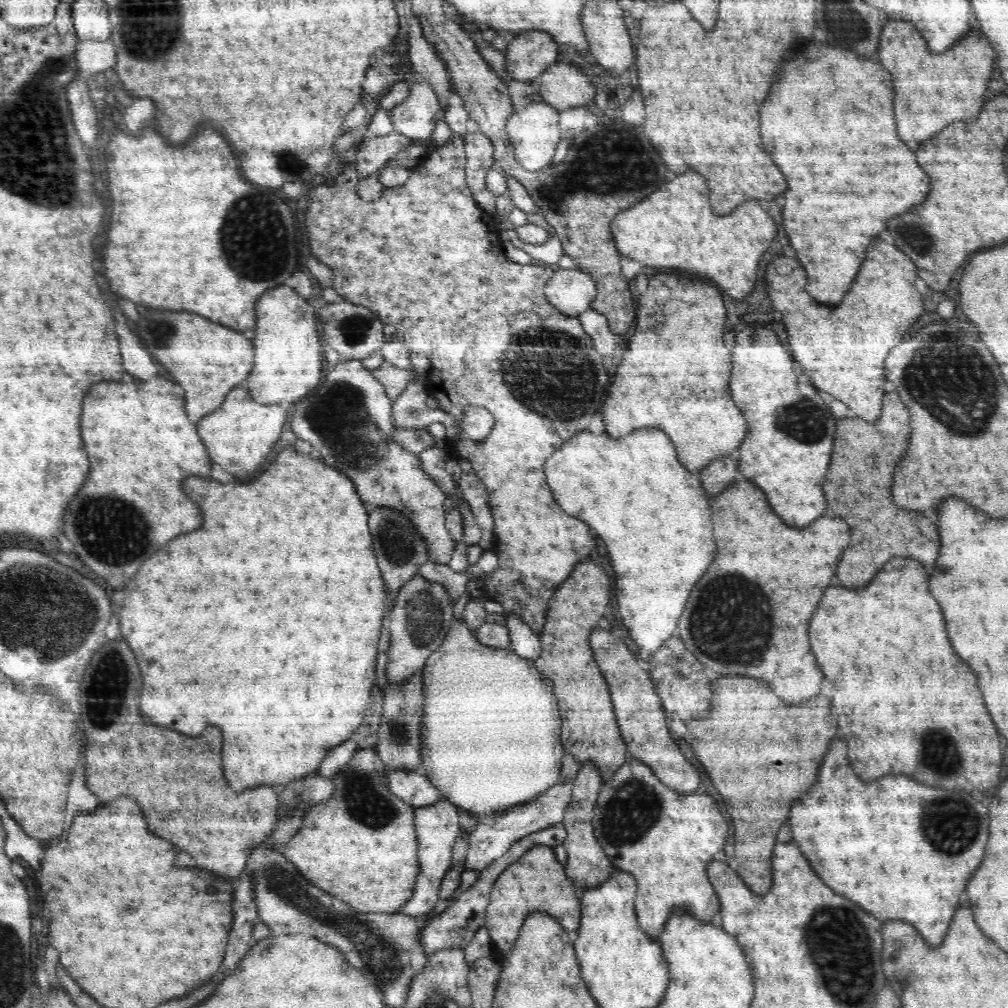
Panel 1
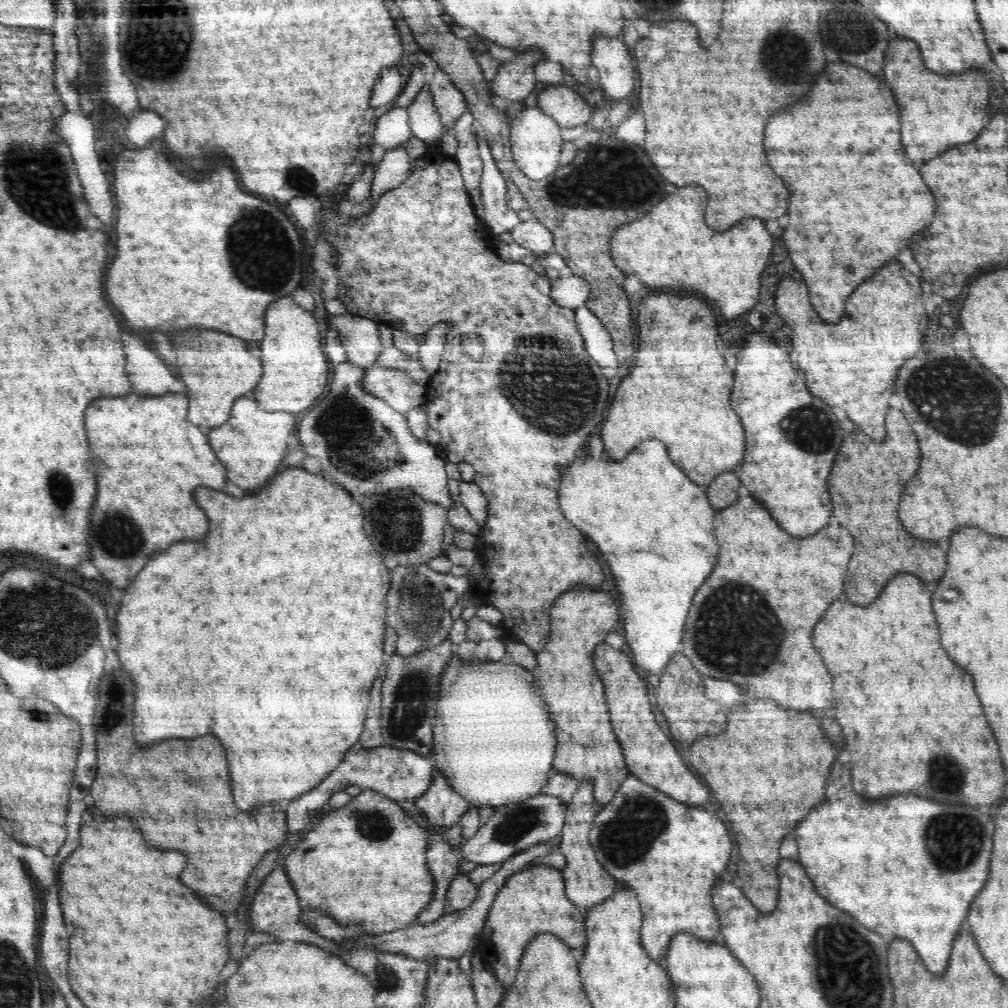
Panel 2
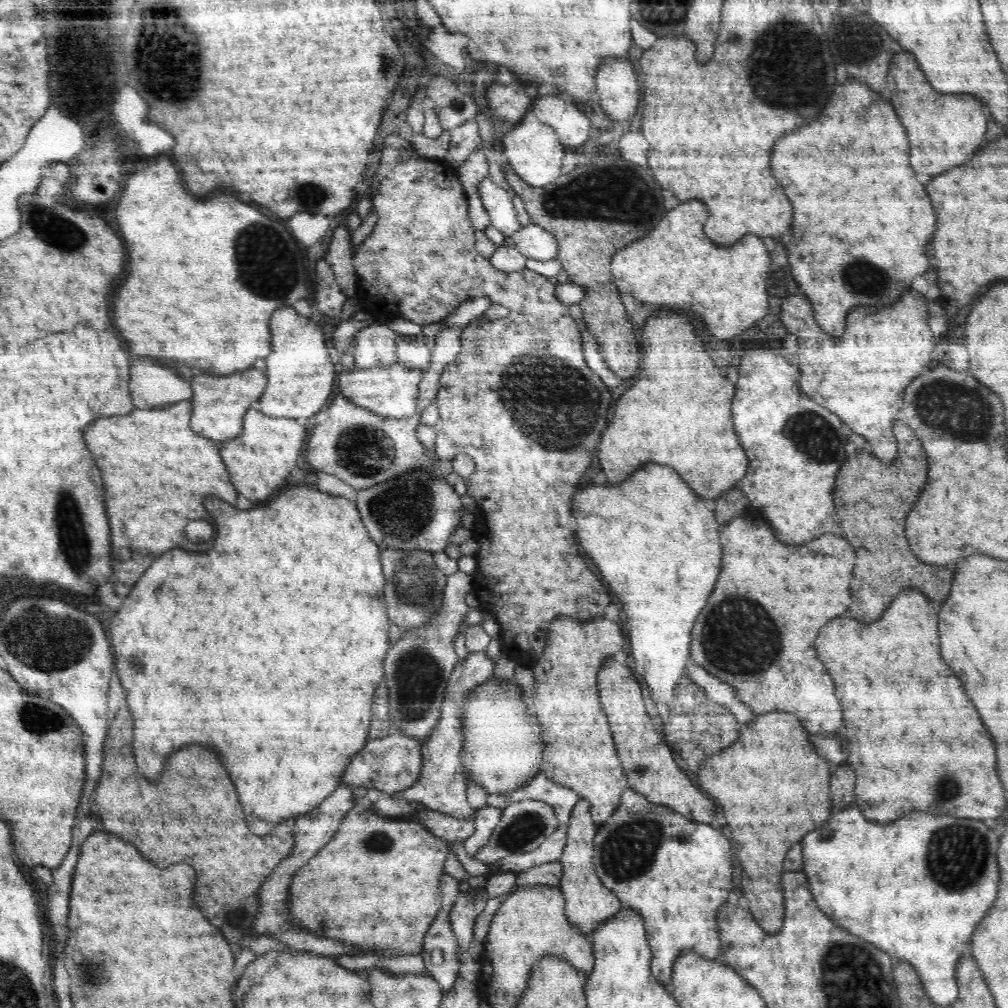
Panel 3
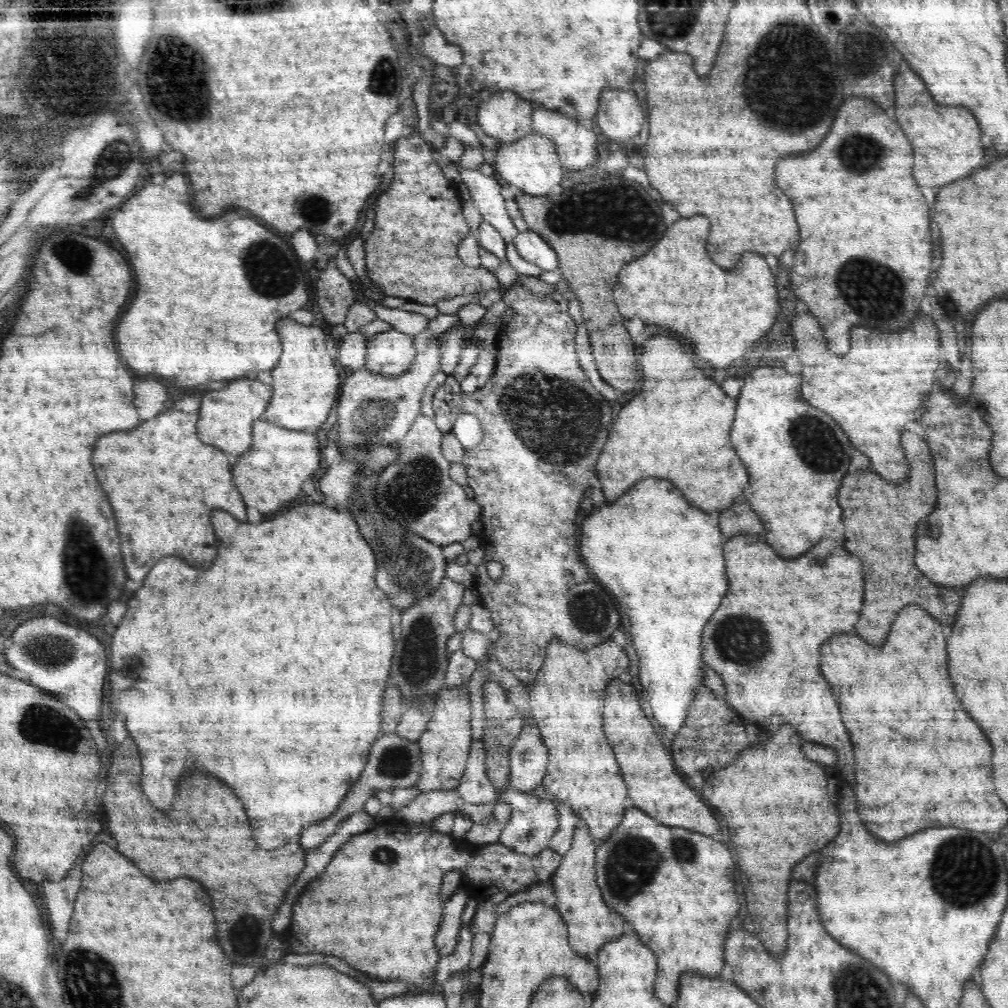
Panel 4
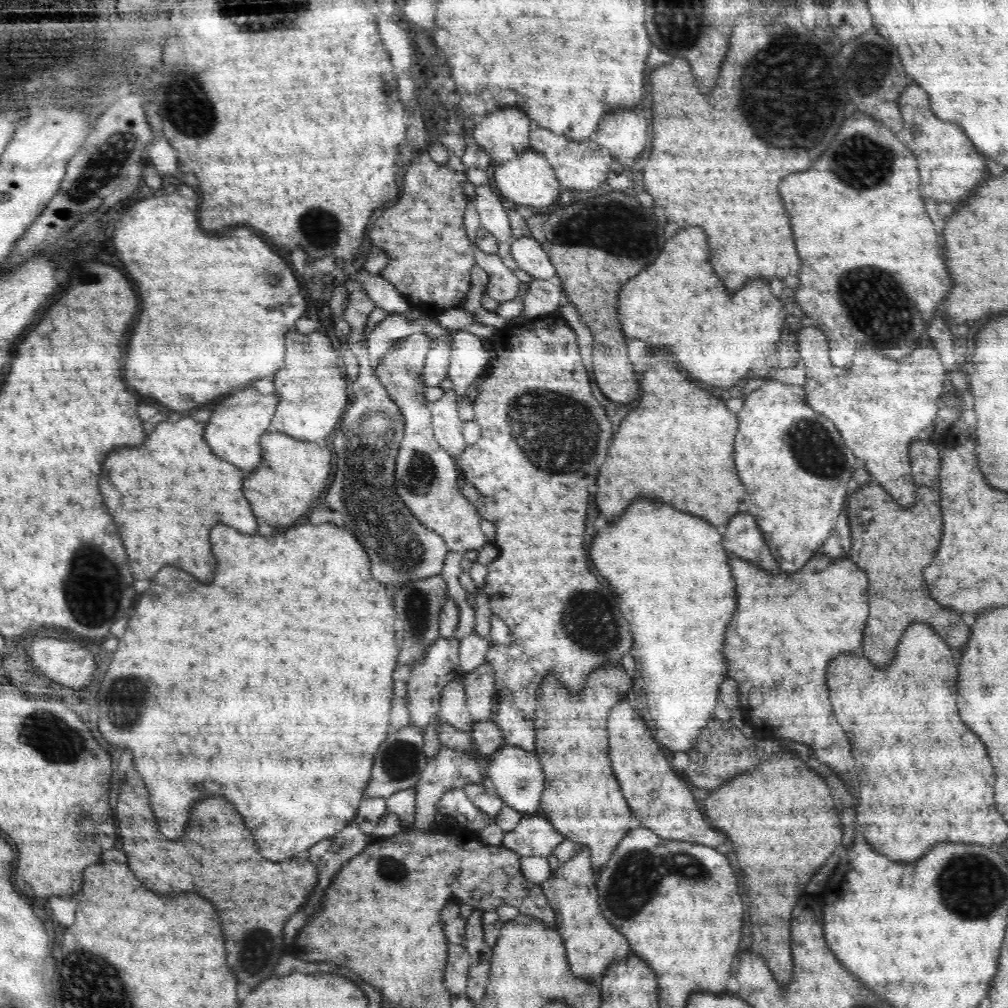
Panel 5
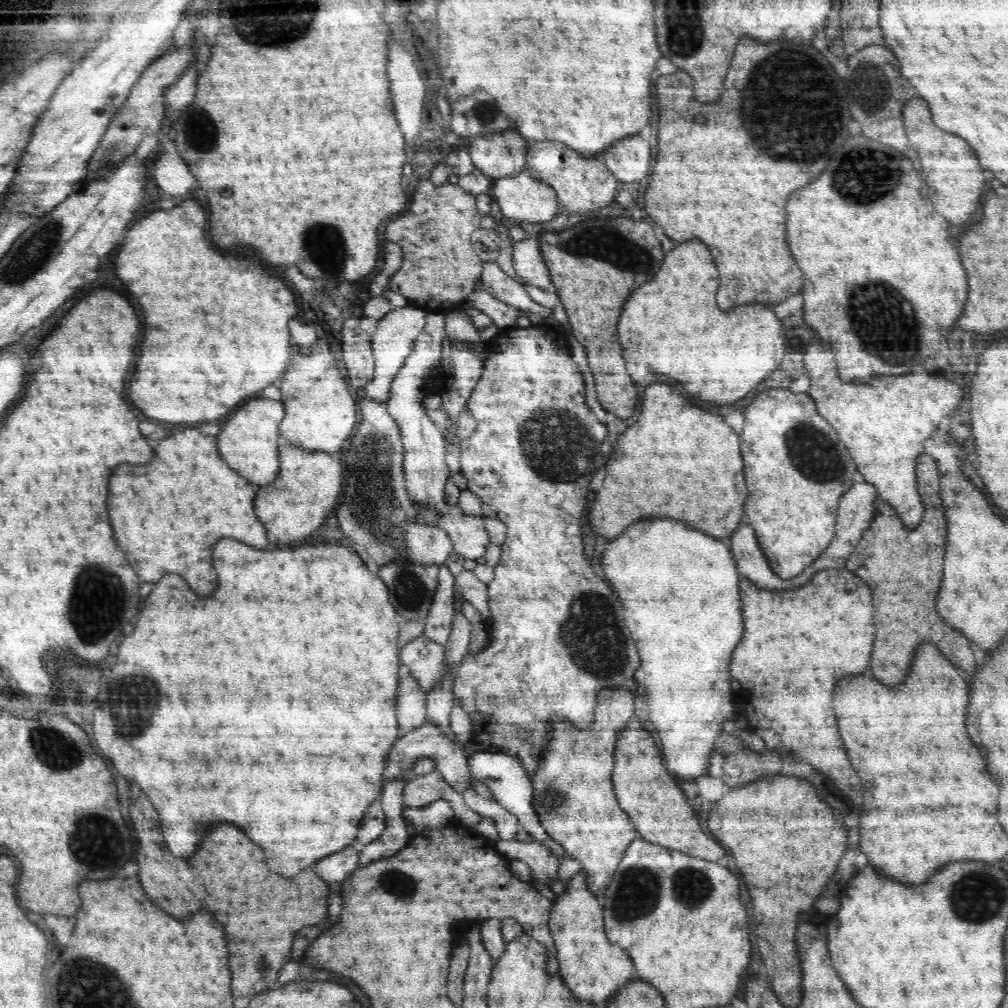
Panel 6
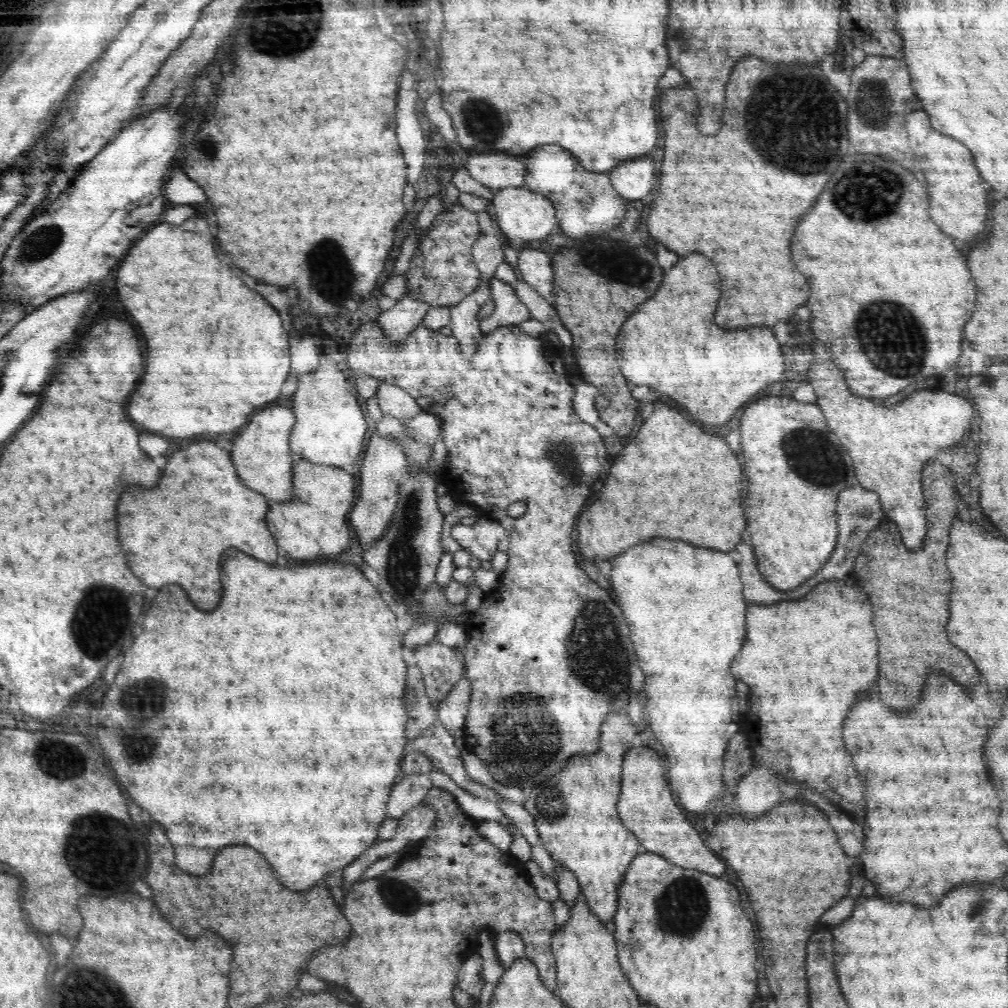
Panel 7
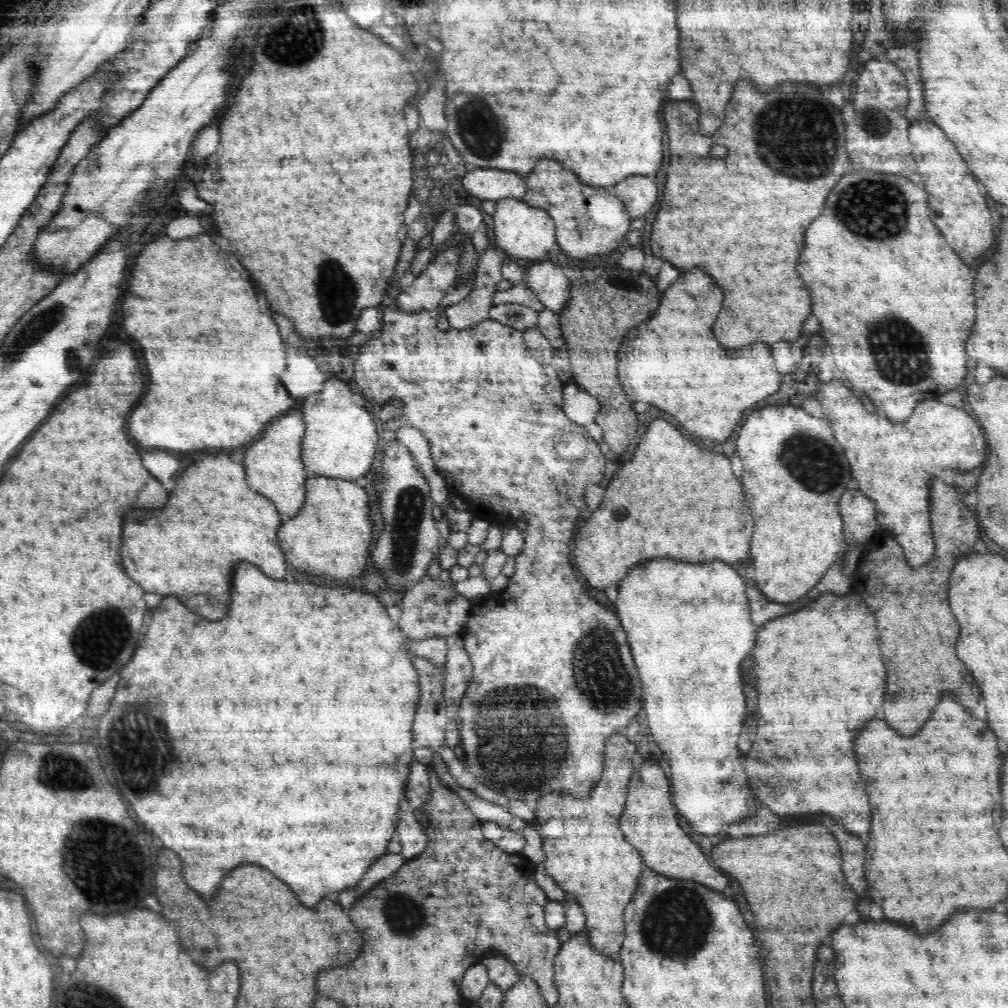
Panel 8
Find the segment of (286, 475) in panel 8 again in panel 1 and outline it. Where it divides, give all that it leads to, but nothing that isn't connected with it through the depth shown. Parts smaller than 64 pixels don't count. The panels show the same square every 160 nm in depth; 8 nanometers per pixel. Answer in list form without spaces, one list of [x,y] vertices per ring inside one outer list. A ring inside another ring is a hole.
[[[142,306],[138,310],[142,316],[138,322],[138,334],[152,356],[177,382],[190,420],[198,422],[218,410],[226,394],[248,378],[254,366],[254,350],[252,342],[240,334],[241,331],[234,332],[190,312],[152,312]]]

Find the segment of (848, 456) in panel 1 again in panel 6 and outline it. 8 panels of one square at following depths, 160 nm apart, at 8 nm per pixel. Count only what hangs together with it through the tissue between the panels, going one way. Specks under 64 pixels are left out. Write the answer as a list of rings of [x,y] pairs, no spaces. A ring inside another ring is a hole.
[[[927,453],[916,462],[917,491],[925,512],[916,528],[904,527],[896,509],[879,496],[874,498],[874,518],[847,560],[846,568],[860,577],[871,590],[874,607],[874,652],[872,672],[874,678],[886,686],[896,686],[906,680],[912,666],[914,652],[922,642],[931,642],[960,670],[970,675],[976,670],[974,650],[970,642],[950,626],[946,626],[936,610],[936,596],[940,590],[942,568],[947,543],[947,520],[941,497],[941,474],[936,460]]]

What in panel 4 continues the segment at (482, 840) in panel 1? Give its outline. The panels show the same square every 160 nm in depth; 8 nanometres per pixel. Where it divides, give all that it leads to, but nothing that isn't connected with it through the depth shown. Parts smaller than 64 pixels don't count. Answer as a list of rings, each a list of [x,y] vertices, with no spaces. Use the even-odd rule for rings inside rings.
[[[512,788],[502,790],[495,798],[497,801],[508,804],[510,808],[509,819],[503,824],[498,843],[514,852],[530,856],[536,856],[548,848],[548,844],[559,826],[558,809],[554,806],[554,802],[538,796],[524,795],[513,791]]]

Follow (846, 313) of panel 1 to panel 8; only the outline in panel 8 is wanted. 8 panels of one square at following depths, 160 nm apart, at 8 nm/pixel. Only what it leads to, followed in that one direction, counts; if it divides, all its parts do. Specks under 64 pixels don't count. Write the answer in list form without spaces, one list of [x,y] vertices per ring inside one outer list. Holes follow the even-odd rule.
[[[840,379],[819,383],[814,393],[822,405],[824,417],[834,430],[838,444],[844,448],[854,480],[864,488],[862,494],[875,502],[876,520],[881,529],[889,529],[893,533],[894,539],[903,548],[907,562],[914,570],[926,566],[935,552],[930,522],[930,480],[937,478],[938,472],[941,473],[945,466],[954,472],[970,472],[986,460],[986,438],[980,426],[964,410],[944,406],[936,400],[920,402],[906,424],[888,424],[888,417],[876,416],[864,409],[859,395],[844,386]]]

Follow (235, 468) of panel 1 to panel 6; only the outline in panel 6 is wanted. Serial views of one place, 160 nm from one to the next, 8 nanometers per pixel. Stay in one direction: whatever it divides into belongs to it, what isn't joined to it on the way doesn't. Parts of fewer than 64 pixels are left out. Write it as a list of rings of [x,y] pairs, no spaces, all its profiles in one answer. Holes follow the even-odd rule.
[[[281,441],[278,446],[278,478],[272,484],[256,487],[254,510],[265,530],[274,533],[286,546],[314,538],[341,500],[344,474],[340,460],[343,460],[341,452],[330,454],[320,450],[304,450]]]

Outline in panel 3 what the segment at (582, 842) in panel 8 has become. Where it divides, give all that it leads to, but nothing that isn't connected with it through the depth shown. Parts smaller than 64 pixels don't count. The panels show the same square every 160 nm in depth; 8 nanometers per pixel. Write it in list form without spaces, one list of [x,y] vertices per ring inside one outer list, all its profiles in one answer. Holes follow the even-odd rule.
[[[558,616],[550,622],[542,656],[532,664],[535,676],[534,688],[540,690],[540,686],[548,686],[548,690],[552,692],[552,694],[534,694],[532,714],[540,718],[539,722],[542,722],[542,734],[546,742],[546,748],[543,750],[544,760],[539,764],[538,772],[544,773],[556,784],[572,788],[578,797],[585,798],[591,804],[591,814],[597,826],[608,822],[608,818],[620,806],[622,794],[625,794],[629,786],[610,731],[609,719],[606,720],[606,714],[598,700],[597,683],[602,662],[613,658],[616,652],[622,650],[622,646],[624,646],[624,638],[616,622],[606,618],[581,622],[575,618],[572,620],[570,616]]]

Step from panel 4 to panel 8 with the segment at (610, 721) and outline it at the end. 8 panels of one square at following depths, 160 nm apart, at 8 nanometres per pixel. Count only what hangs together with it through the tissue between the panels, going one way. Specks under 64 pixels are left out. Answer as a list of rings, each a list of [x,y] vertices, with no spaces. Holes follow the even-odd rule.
[[[643,760],[641,767],[632,773],[628,788],[624,812],[619,822],[620,830],[626,842],[630,842],[642,854],[646,866],[666,878],[693,880],[722,892],[730,880],[718,872],[706,854],[702,854],[700,845],[682,831],[677,809],[670,800],[672,788],[668,785],[663,768],[654,761]]]

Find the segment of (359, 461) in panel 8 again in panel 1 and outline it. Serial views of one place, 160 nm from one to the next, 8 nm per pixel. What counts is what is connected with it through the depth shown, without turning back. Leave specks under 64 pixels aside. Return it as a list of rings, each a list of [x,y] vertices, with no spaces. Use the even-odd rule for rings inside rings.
[[[282,284],[266,290],[255,306],[254,370],[248,374],[247,389],[258,403],[297,403],[322,380],[322,349],[318,337],[318,319],[306,299],[293,288]]]

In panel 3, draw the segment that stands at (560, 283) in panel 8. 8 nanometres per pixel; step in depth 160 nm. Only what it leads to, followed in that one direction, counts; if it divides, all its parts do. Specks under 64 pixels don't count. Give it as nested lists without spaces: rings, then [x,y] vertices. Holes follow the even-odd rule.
[[[528,224],[512,234],[514,247],[527,258],[540,261],[557,259],[559,244],[557,238],[537,224]]]

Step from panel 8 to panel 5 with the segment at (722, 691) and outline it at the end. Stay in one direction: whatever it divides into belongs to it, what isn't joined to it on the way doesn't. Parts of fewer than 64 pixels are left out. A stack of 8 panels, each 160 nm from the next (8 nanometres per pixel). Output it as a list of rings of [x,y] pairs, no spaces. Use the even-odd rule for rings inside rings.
[[[634,500],[630,504],[630,508],[626,510],[626,514],[610,524],[602,534],[598,534],[594,538],[594,544],[590,546],[590,558],[592,562],[596,564],[598,572],[610,582],[610,586],[618,592],[618,598],[620,602],[624,602],[622,606],[622,614],[624,618],[628,620],[630,624],[630,630],[632,630],[632,636],[634,636],[634,644],[638,646],[636,650],[635,658],[640,662],[641,673],[637,678],[637,689],[640,692],[640,706],[644,715],[653,720],[656,725],[656,735],[653,738],[656,743],[664,748],[668,748],[672,752],[686,752],[692,750],[692,746],[697,742],[704,726],[709,721],[715,720],[713,717],[714,710],[718,706],[718,694],[720,690],[720,684],[728,677],[728,664],[722,654],[722,646],[726,642],[726,630],[728,630],[728,624],[734,616],[734,610],[736,610],[736,592],[734,592],[734,580],[730,574],[730,568],[728,568],[728,554],[722,546],[722,534],[718,530],[724,530],[722,526],[716,528],[716,526],[710,526],[708,522],[704,522],[702,518],[696,518],[696,516],[690,516],[690,514],[684,514],[684,512],[678,512],[674,510],[672,506],[668,504],[662,504],[662,502],[648,502],[648,500]]]

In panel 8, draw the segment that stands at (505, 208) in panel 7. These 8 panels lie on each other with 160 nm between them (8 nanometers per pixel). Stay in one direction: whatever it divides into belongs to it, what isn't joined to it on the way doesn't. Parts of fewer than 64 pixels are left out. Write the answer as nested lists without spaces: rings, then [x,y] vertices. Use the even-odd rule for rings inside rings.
[[[517,198],[497,201],[493,214],[494,242],[502,253],[510,258],[540,262],[544,256],[557,249],[555,222],[545,210],[528,206]]]

